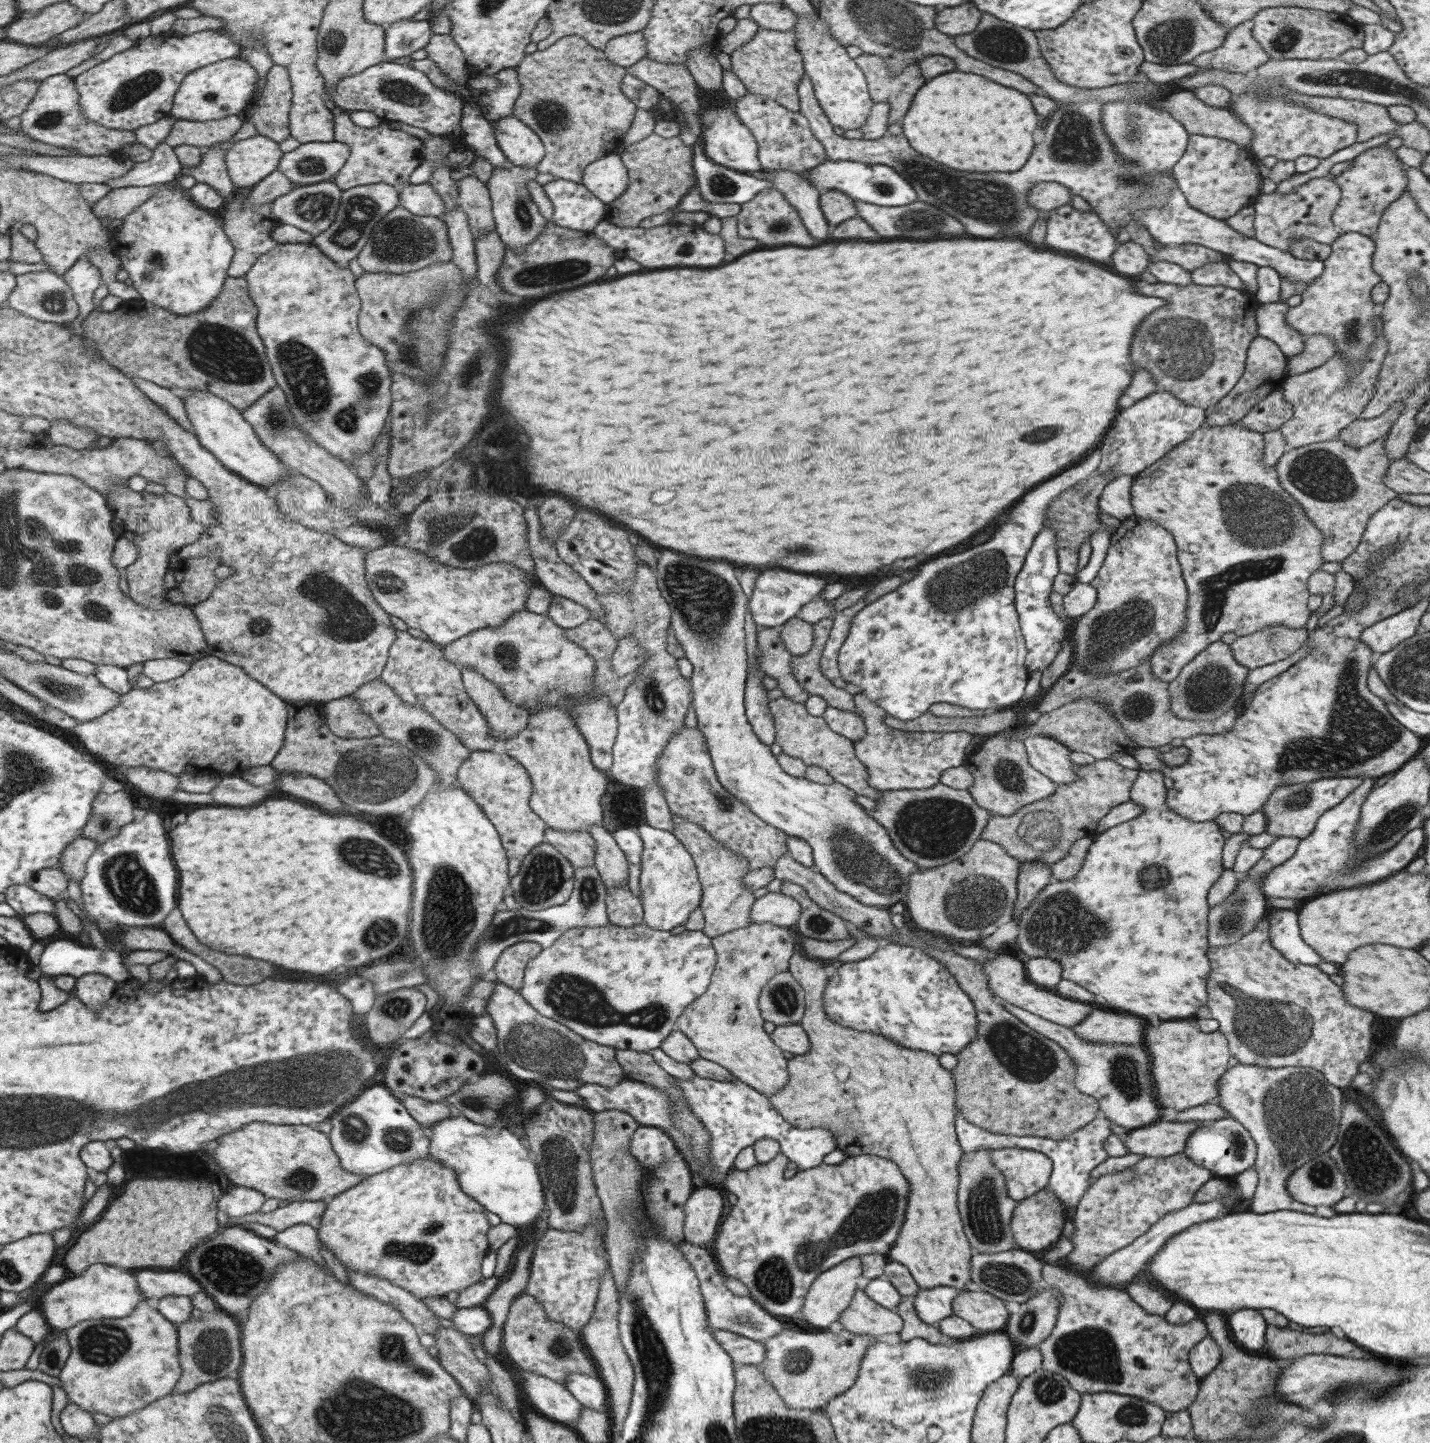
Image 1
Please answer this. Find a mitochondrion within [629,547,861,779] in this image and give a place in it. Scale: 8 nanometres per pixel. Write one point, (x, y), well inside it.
(705, 602)

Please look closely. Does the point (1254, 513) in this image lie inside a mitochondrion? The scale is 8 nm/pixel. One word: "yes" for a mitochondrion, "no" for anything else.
yes

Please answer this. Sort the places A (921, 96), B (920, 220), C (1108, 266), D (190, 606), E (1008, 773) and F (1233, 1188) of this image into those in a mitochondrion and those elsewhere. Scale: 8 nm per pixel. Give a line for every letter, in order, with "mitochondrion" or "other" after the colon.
A: other
B: mitochondrion
C: other
D: other
E: mitochondrion
F: other

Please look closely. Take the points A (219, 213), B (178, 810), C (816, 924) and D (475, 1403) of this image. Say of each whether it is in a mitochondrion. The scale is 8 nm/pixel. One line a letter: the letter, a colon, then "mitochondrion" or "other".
A: other
B: other
C: mitochondrion
D: other

